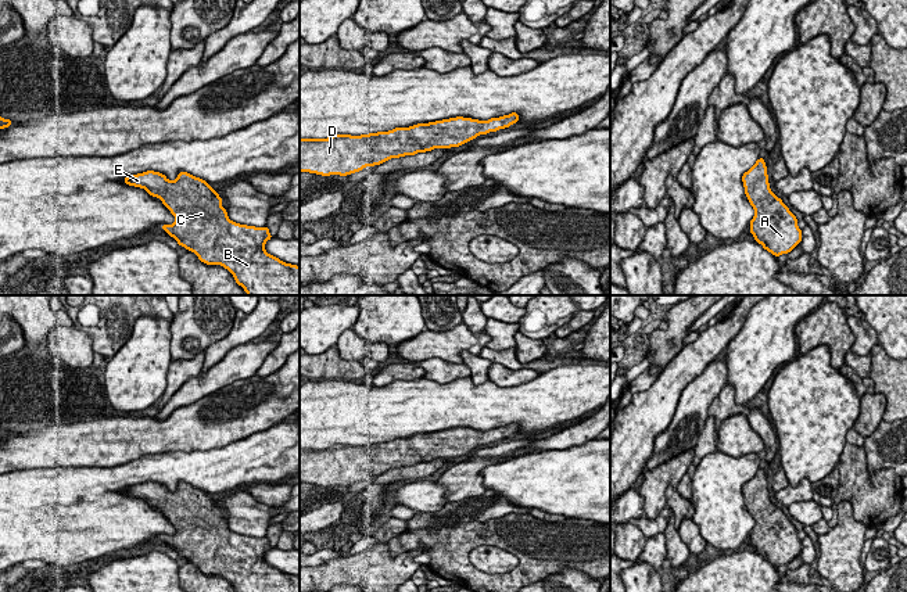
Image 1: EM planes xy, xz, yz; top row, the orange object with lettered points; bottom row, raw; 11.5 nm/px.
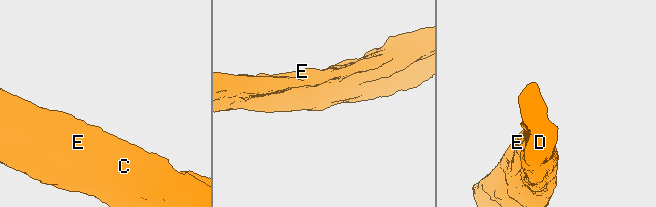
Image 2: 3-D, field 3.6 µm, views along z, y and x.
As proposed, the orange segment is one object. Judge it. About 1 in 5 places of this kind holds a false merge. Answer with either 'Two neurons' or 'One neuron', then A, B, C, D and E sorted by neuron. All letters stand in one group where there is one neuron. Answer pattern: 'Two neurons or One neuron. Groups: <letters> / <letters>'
One neuron. Groups: A B C D E

